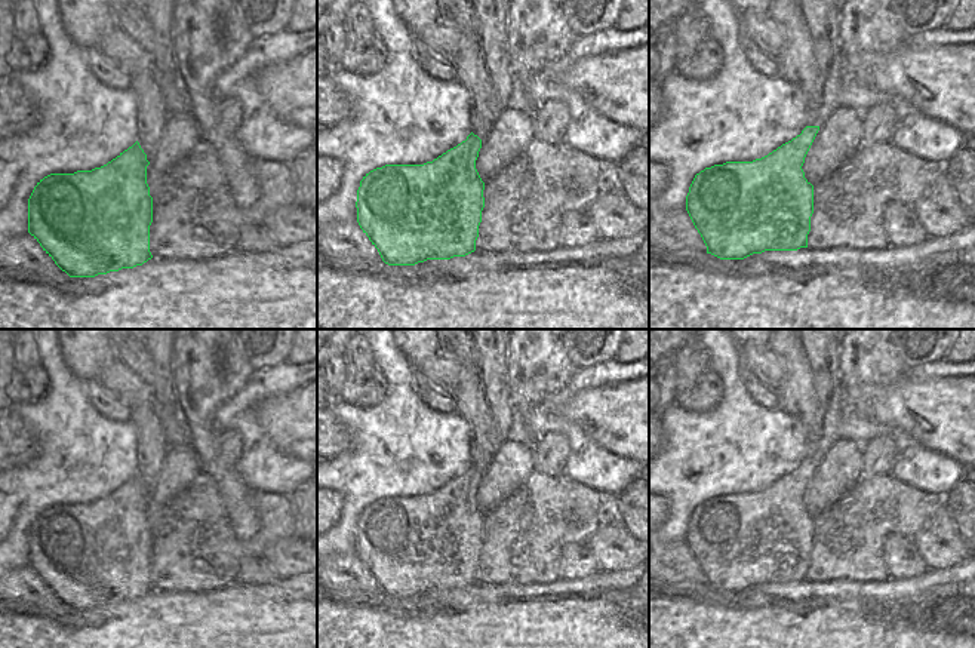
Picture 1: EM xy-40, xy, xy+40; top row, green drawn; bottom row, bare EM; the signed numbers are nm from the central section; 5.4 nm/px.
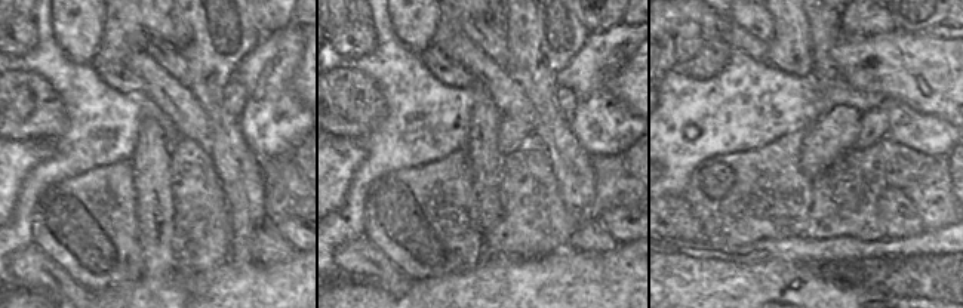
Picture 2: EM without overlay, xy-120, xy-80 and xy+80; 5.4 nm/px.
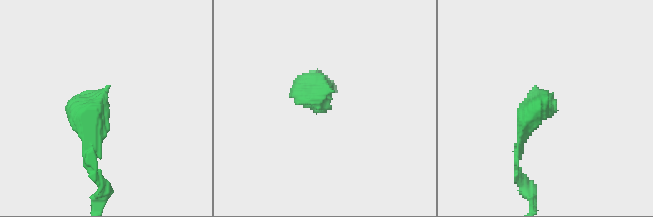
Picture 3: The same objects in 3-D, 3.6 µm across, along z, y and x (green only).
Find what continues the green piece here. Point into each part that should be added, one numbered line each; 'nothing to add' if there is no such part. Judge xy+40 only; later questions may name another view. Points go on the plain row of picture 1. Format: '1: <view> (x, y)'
1: xy+40 (823, 350)

